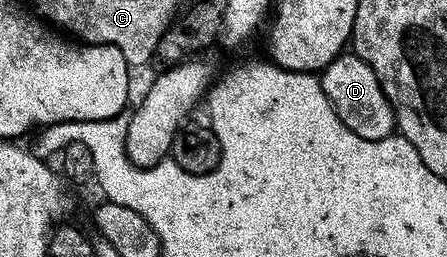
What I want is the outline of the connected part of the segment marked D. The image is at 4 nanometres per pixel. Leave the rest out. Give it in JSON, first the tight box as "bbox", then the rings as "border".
{"bbox":[319,52,396,142],"border":[[[351,52],[339,54],[319,75],[319,80],[329,104],[334,107],[336,116],[346,128],[350,128],[354,134],[362,136],[368,142],[382,142],[393,137],[396,113],[392,110],[390,100],[386,100],[386,92],[382,92],[378,76],[374,76],[366,60]]]}

